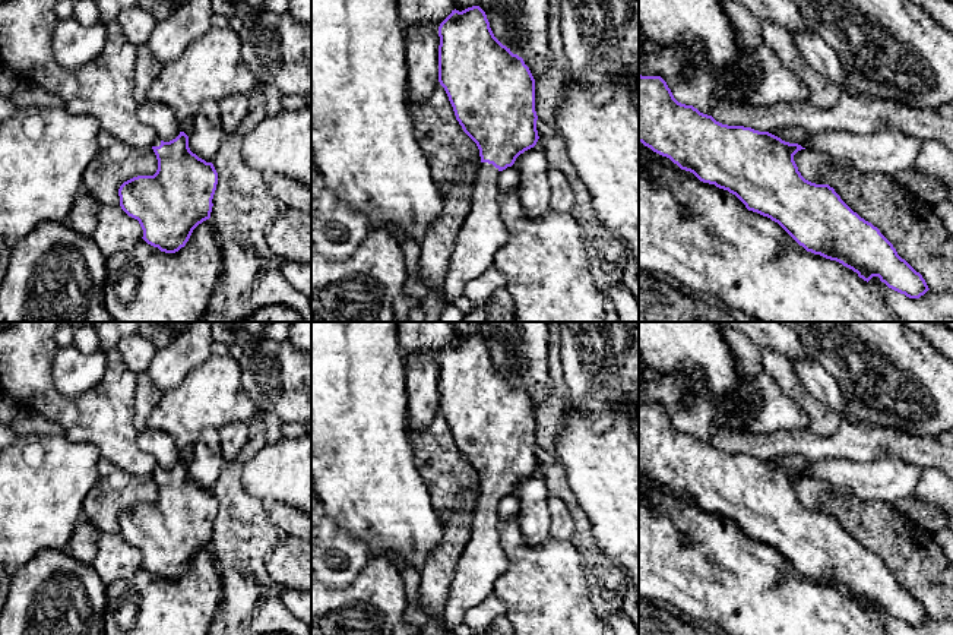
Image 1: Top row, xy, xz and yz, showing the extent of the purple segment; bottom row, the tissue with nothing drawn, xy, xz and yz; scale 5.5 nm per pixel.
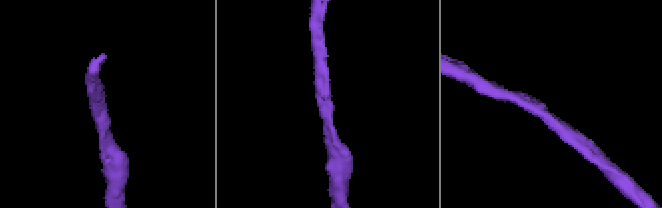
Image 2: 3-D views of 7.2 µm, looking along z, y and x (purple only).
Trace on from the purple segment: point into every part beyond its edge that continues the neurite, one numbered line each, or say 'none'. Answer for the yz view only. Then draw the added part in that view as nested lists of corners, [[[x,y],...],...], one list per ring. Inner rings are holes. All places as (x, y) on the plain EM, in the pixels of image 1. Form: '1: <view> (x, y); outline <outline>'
1: yz (887, 477); outline [[[896,456],[867,462],[824,459],[813,462],[802,476],[826,481],[832,489],[859,499],[902,499],[915,493],[922,468]]]

